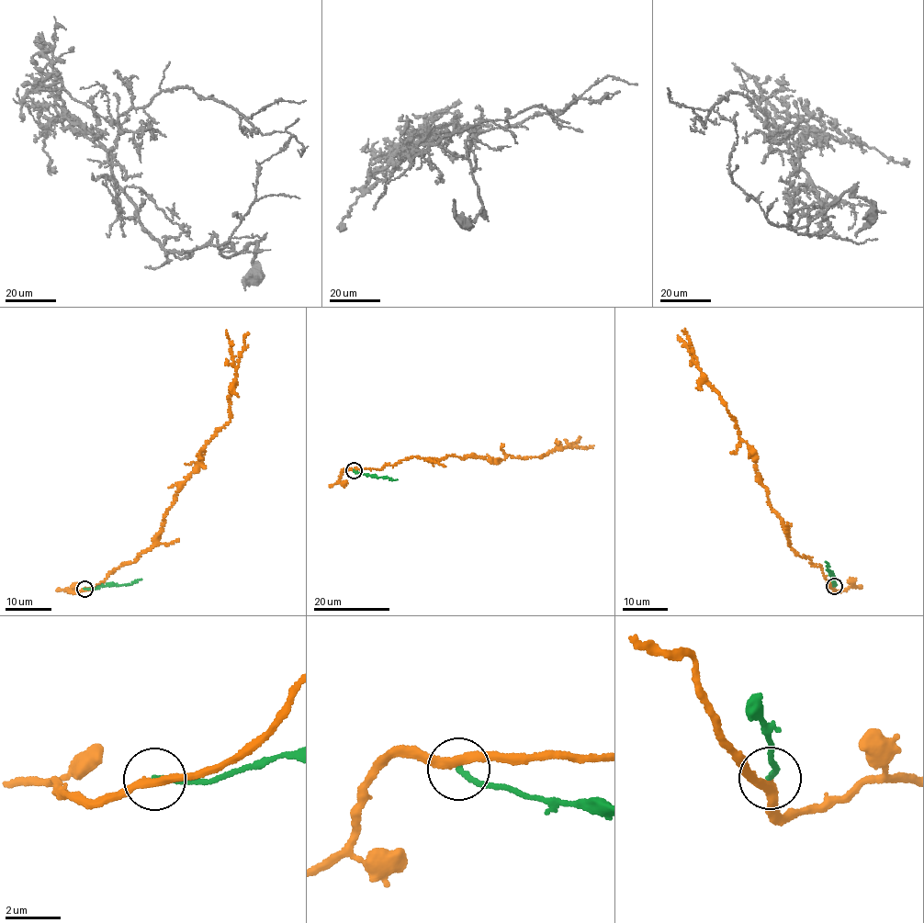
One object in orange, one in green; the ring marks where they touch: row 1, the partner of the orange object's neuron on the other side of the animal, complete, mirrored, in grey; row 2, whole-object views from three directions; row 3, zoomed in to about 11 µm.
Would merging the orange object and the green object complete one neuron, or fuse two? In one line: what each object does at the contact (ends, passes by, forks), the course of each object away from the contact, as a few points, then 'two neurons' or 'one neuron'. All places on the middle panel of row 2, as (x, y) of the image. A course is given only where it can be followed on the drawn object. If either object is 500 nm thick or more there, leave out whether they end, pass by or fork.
orange passes by | green ends | orange via (354, 470), (380, 469), (412, 456), (499, 461), (510, 455), (538, 457), (567, 446), (593, 445) | green via (354, 470), (397, 479) | two neurons

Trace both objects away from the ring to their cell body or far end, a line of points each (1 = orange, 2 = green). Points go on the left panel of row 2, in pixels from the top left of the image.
1: (84, 589), (99, 586), (115, 568), (134, 562), (153, 544), (205, 444), (230, 421), (228, 399), (248, 333)
2: (84, 589), (129, 584), (142, 579)

